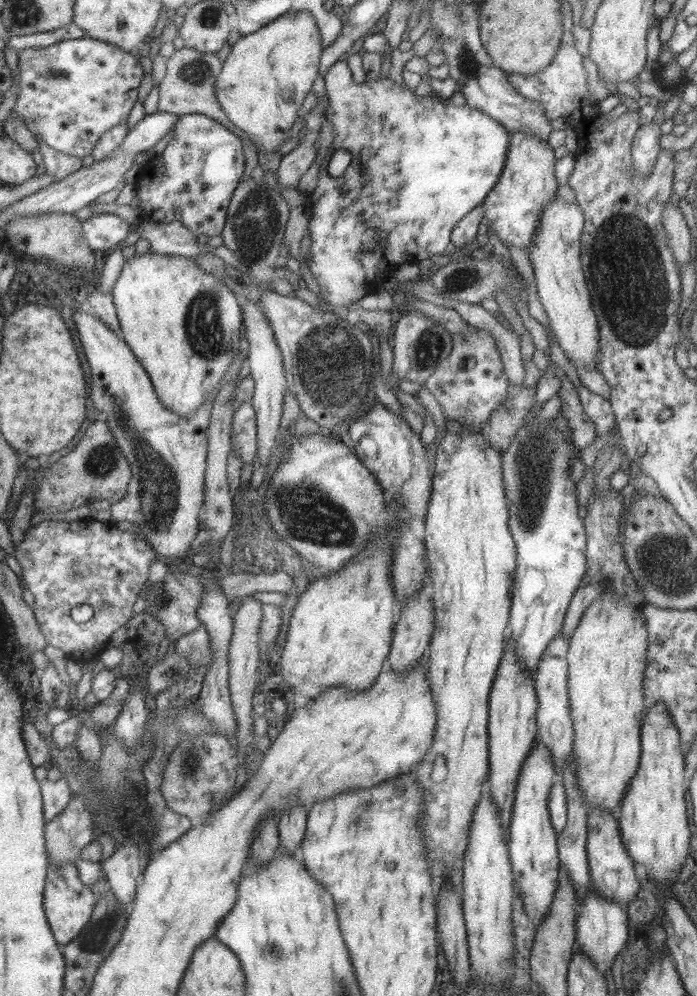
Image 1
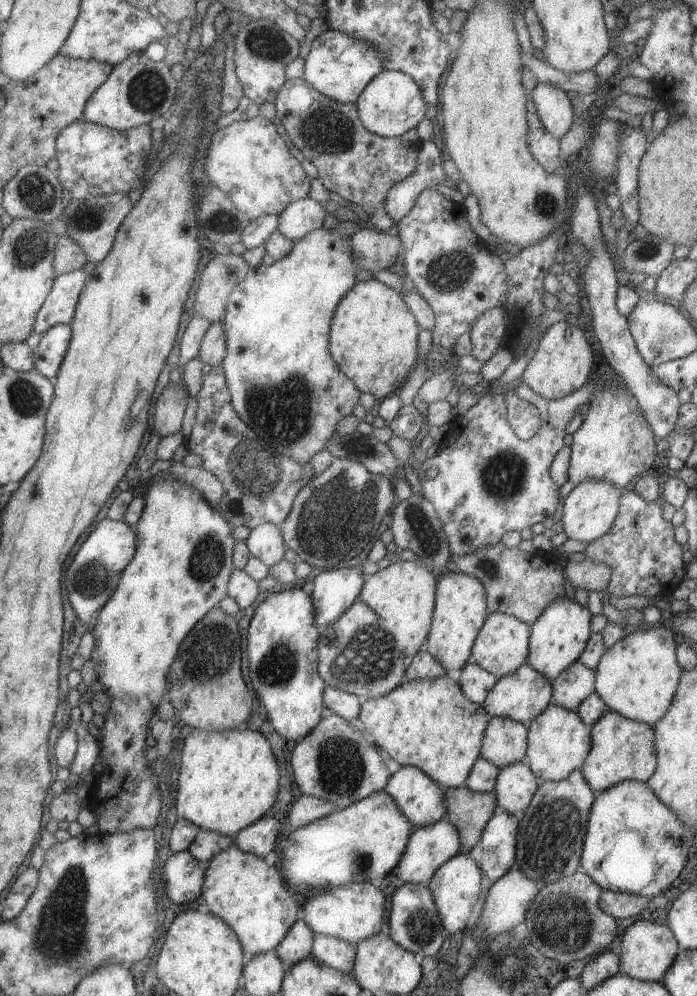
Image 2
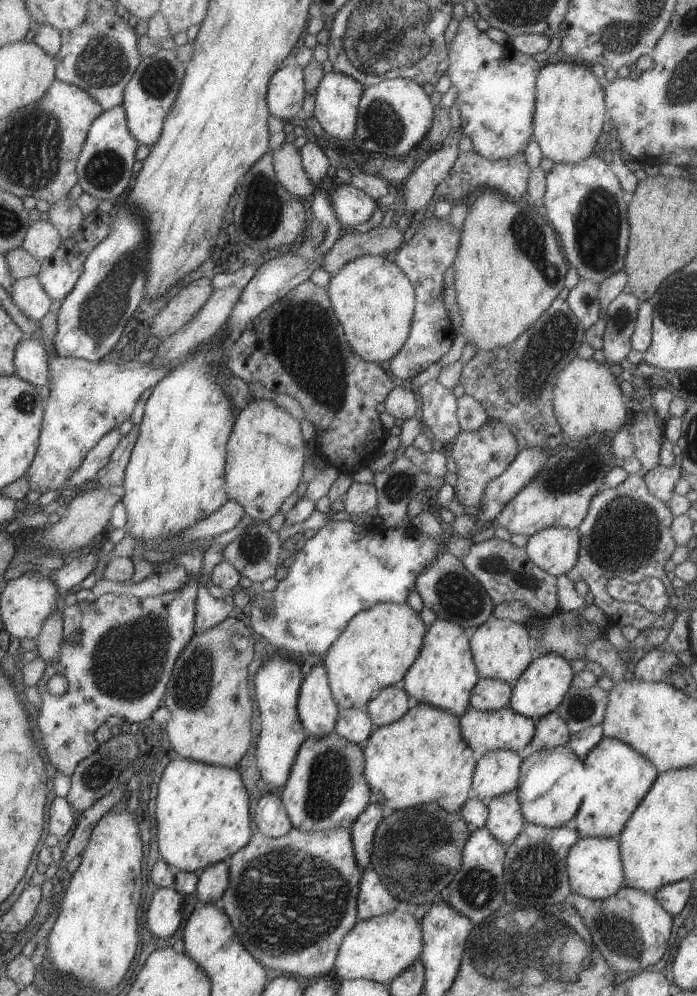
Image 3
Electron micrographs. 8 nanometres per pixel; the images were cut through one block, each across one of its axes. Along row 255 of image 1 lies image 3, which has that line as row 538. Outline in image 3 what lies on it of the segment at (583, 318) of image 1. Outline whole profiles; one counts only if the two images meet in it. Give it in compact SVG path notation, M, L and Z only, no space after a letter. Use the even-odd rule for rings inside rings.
M547 527L532 534L524 547L537 568L557 578L575 566L580 536L576 529Z

